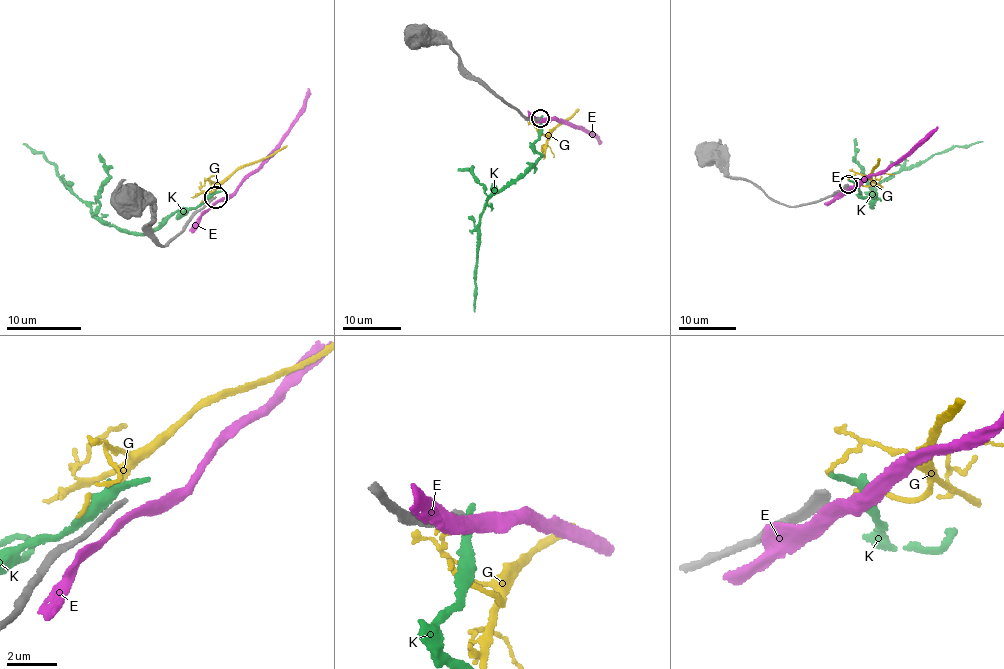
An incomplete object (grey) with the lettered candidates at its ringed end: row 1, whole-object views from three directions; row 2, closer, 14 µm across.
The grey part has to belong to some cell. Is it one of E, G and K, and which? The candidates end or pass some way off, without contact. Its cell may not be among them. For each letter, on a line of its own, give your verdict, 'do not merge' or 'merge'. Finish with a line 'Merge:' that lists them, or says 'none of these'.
E: do not merge
G: do not merge
K: do not merge
Merge: none of these

